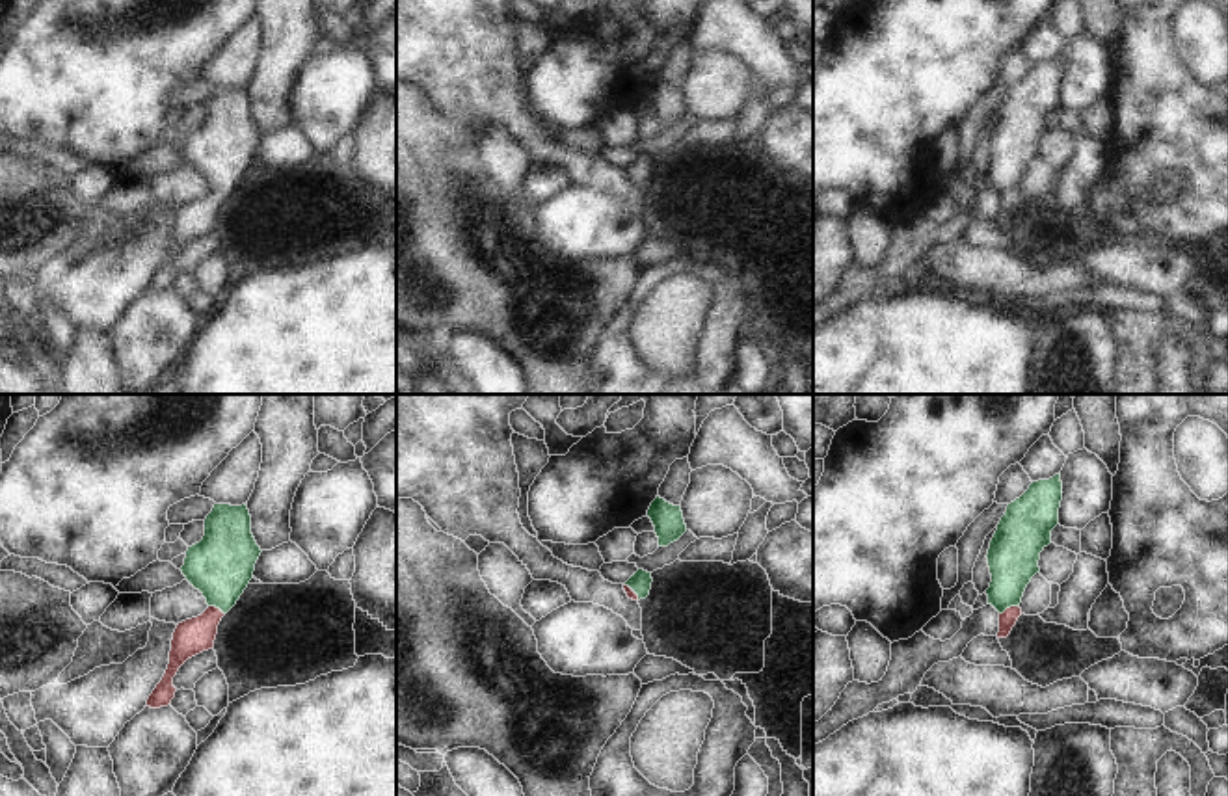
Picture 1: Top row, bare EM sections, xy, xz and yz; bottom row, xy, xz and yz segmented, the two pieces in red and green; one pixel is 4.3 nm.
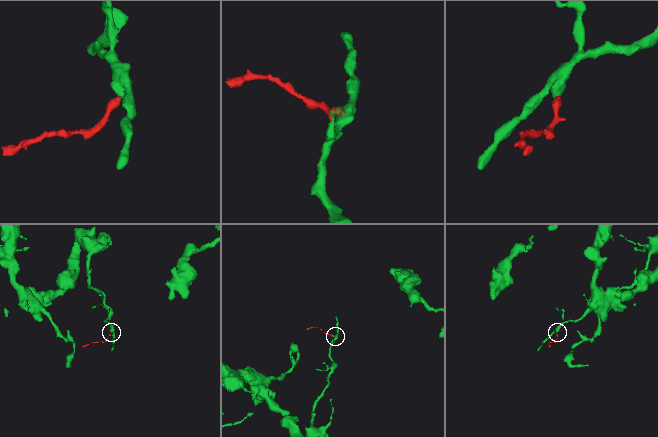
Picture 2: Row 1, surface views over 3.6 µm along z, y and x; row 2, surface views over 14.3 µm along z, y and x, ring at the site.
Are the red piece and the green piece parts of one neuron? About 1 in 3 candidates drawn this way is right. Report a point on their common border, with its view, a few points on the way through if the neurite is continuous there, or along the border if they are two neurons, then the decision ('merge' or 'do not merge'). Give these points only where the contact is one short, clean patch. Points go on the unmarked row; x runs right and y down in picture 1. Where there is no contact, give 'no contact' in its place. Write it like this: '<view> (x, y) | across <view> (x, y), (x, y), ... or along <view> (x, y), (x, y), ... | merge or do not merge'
yz (1011, 190) | across yz (1007, 203), (1011, 190), (1014, 134) | merge

